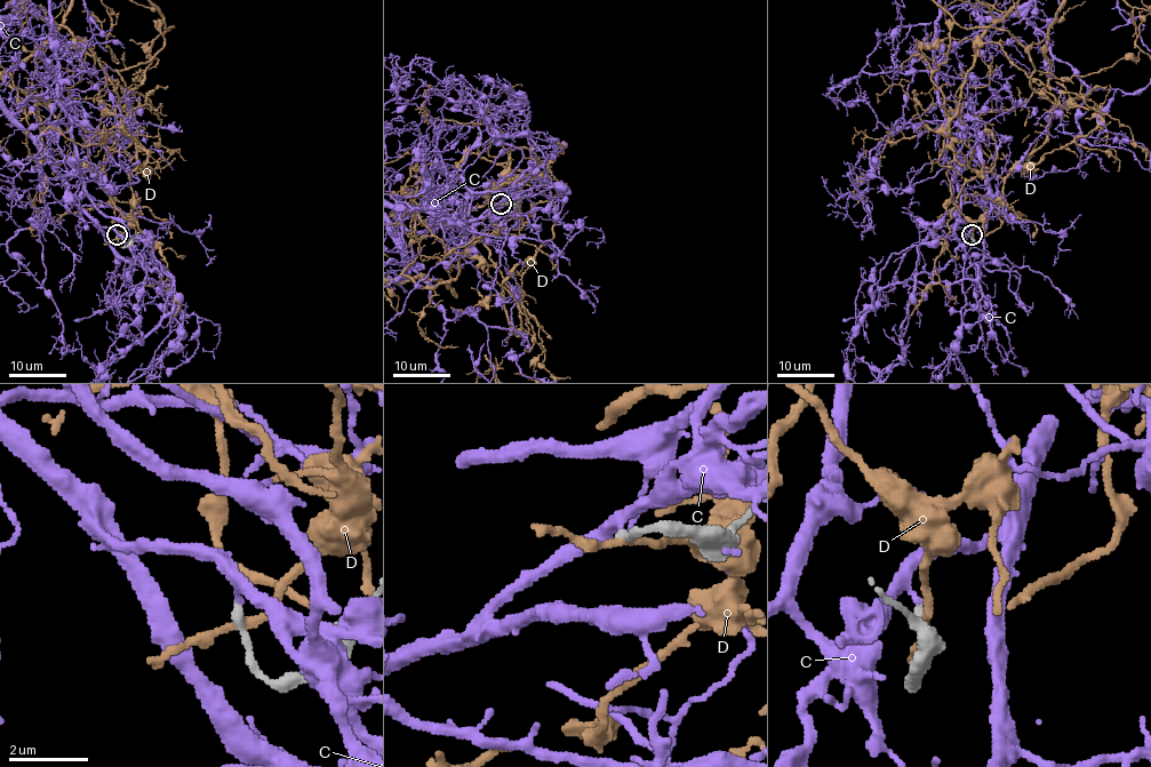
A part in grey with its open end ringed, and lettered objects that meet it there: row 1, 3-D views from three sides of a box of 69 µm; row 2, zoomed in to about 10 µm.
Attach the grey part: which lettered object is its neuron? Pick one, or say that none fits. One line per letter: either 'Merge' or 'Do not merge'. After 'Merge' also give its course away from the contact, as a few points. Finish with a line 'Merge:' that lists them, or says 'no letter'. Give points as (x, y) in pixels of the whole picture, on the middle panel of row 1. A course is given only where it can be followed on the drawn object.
C: Do not merge
D: Do not merge
Merge: no letter

